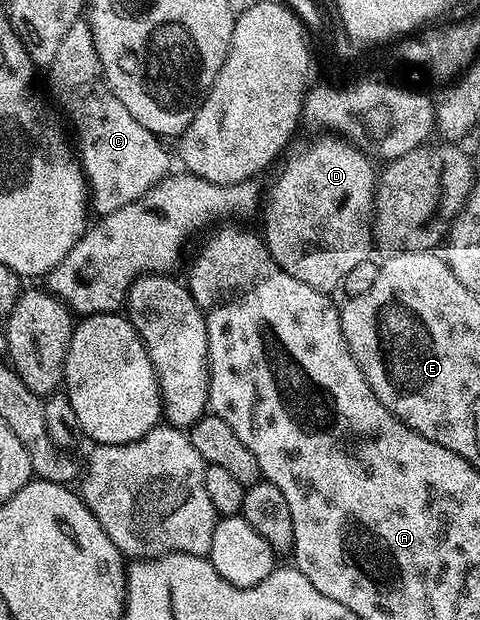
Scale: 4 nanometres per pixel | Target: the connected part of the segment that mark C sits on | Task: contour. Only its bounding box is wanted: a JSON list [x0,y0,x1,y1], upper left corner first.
[46,21,172,215]

